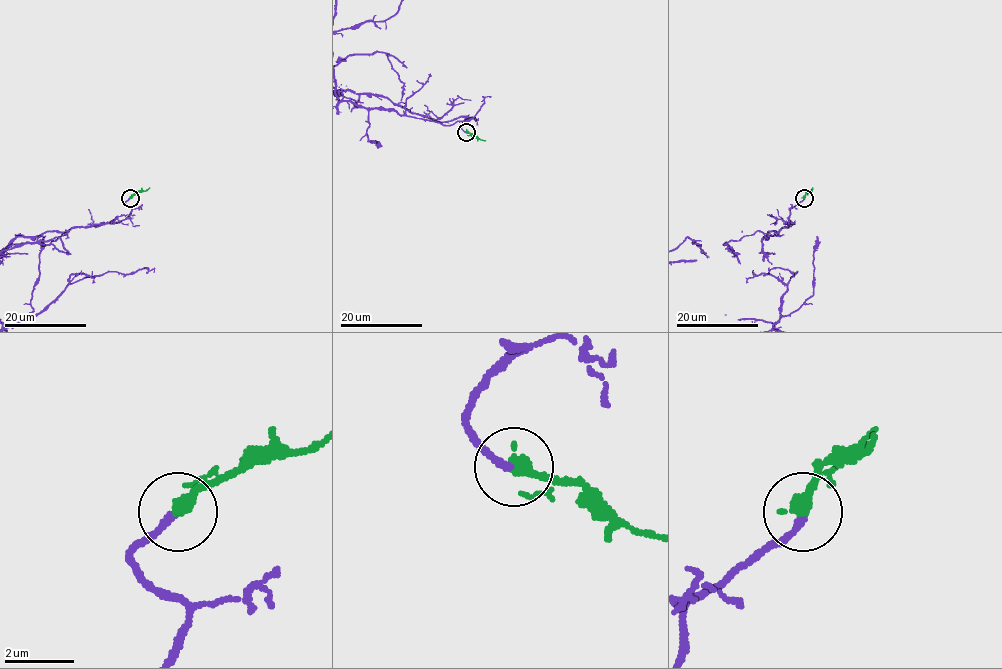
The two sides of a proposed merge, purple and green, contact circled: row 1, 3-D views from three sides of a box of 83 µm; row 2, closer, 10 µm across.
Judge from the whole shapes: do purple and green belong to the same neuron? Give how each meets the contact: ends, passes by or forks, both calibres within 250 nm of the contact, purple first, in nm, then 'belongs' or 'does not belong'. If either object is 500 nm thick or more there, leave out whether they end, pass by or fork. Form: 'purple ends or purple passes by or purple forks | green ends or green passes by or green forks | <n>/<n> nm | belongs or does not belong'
purple ends | green ends | 200/400 nm | belongs

